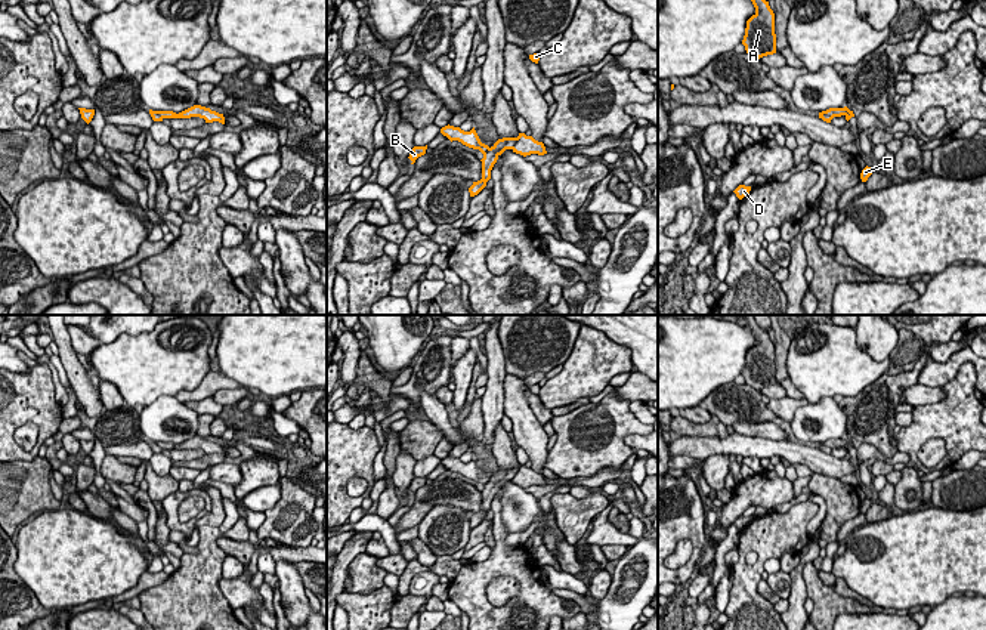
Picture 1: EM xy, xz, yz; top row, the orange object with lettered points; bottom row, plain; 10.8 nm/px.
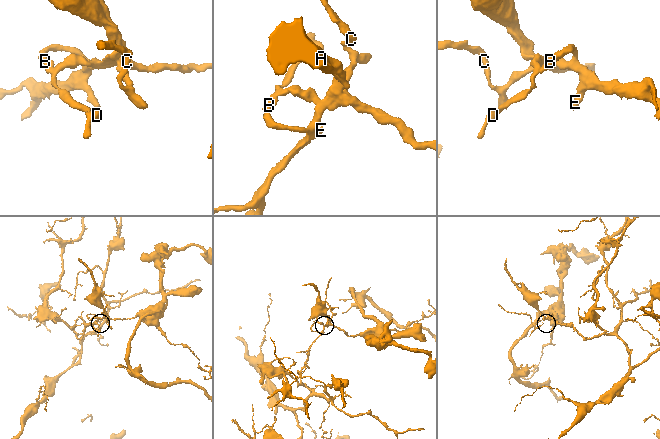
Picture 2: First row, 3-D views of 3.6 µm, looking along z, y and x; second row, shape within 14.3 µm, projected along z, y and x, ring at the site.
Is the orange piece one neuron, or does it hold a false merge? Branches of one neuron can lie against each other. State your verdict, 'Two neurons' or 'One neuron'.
Two neurons

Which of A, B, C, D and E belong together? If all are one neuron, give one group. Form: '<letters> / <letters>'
A C / B D E

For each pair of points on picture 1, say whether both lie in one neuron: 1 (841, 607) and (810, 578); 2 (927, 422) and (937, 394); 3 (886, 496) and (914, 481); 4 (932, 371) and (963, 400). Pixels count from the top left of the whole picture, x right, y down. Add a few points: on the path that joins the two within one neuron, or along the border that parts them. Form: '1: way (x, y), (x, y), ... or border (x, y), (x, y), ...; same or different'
1: way (834, 604), (816, 586); same
2: border (946, 395), (937, 401), (914, 407); different
3: border (893, 485), (895, 509); different
4: border (970, 361), (966, 361), (958, 373), (940, 386); different

